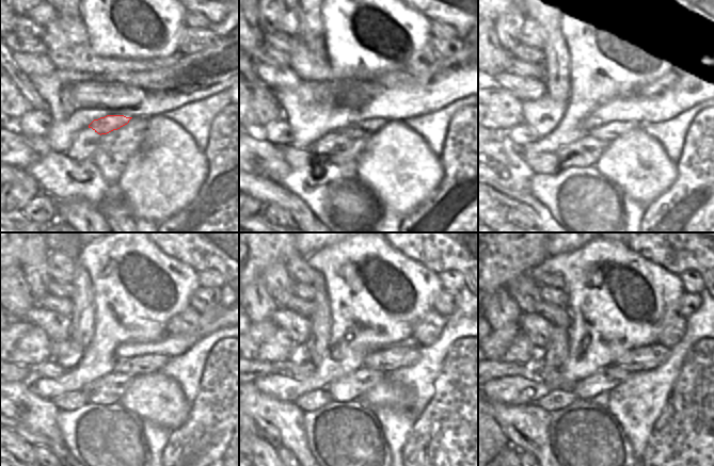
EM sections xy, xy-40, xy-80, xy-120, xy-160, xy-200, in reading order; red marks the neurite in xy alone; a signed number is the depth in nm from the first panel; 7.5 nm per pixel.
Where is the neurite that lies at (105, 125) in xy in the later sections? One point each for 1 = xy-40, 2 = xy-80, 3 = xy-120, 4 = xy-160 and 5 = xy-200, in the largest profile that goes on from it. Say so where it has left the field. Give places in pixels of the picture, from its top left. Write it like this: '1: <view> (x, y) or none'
1: xy-40 (359, 130)
2: xy-80 (608, 131)
3: xy-120 (137, 366)
4: xy-160 (386, 360)
5: xy-200 (646, 358)

